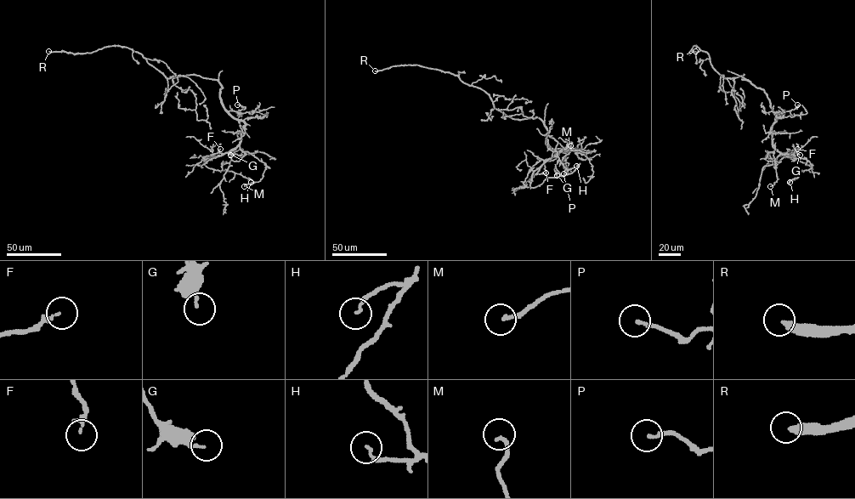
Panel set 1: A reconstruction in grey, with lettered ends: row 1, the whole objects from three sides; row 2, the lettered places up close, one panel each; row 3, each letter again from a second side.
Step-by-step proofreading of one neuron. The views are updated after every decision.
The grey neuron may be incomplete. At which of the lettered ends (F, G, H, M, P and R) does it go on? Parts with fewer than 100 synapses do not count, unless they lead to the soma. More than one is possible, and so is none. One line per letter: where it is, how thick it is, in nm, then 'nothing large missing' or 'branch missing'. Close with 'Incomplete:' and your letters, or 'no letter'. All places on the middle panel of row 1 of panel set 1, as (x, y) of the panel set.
F: place (546, 172); calibre 180 nm; nothing large missing
G: place (557, 175); calibre 110 nm; nothing large missing
H: place (576, 166); calibre 140 nm; nothing large missing
M: place (570, 145); calibre 170 nm; nothing large missing
P: place (563, 173); calibre 160 nm; nothing large missing
R: place (375, 70); calibre 360 nm; branch missing
Incomplete: R

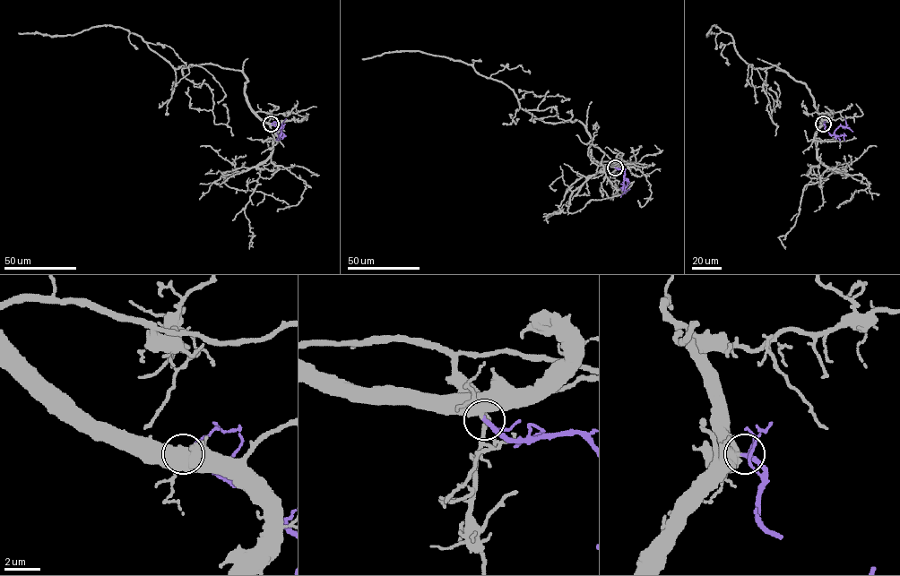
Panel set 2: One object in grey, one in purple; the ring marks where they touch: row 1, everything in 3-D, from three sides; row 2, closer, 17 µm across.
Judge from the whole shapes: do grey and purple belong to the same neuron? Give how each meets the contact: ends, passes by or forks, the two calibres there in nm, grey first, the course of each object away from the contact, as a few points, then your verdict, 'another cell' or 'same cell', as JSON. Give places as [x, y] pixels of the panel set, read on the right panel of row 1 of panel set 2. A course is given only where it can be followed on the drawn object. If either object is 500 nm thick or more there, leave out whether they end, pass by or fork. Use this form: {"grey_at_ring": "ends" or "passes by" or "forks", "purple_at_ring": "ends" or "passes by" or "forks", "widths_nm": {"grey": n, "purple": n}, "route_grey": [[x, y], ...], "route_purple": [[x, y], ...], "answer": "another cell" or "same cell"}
{"grey_at_ring": "ends", "purple_at_ring": "passes by", "widths_nm": {"grey": 480, "purple": 200}, "route_grey": [[823, 124], [804, 83], [779, 64], [754, 68], [730, 34], [713, 25], [706, 35], [714, 33]], "route_purple": [[823, 124], [825, 129], [833, 134], [840, 125], [845, 126], [844, 118]], "answer": "same cell"}

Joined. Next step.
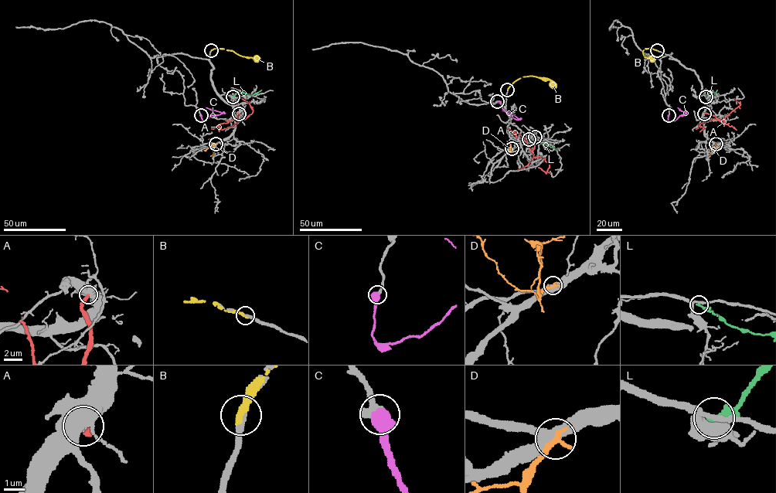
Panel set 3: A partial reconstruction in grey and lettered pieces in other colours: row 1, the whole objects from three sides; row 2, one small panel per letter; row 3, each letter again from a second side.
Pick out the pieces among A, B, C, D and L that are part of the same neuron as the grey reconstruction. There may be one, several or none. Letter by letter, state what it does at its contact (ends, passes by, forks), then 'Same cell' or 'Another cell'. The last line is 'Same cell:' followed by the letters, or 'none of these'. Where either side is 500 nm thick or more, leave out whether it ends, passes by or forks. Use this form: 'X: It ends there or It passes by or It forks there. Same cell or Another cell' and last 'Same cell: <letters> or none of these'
A: Another cell
B: It ends there. Another cell
C: Same cell
D: It ends there. Another cell
L: It ends there. Another cell
Same cell: C

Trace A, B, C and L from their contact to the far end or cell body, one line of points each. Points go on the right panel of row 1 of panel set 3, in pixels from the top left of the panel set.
A: (704, 113), (713, 115), (723, 122), (725, 117), (740, 104), (734, 98)
B: (657, 50), (645, 48), (642, 52), (645, 58), (655, 59)
C: (668, 115), (668, 120), (671, 121), (686, 114), (677, 107)
L: (706, 96), (708, 93), (713, 94), (717, 90)

